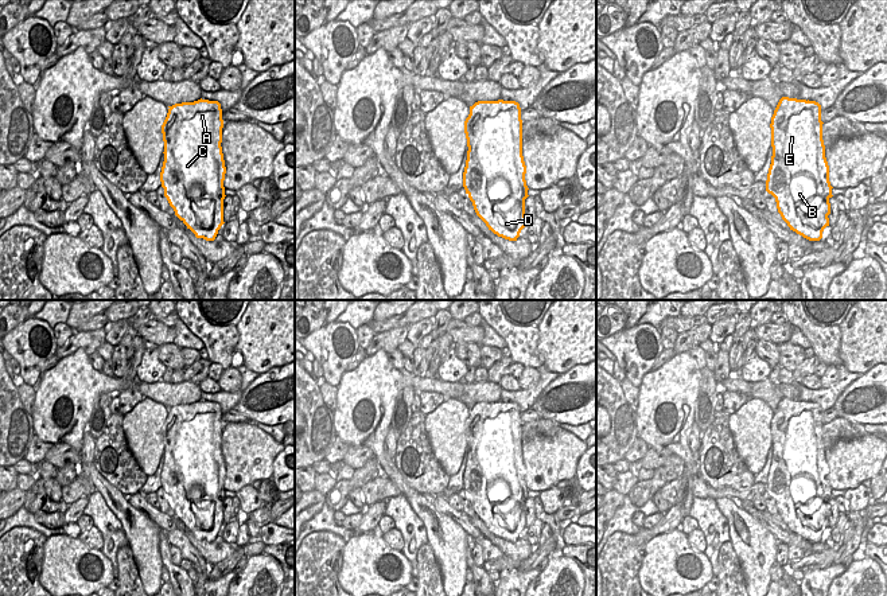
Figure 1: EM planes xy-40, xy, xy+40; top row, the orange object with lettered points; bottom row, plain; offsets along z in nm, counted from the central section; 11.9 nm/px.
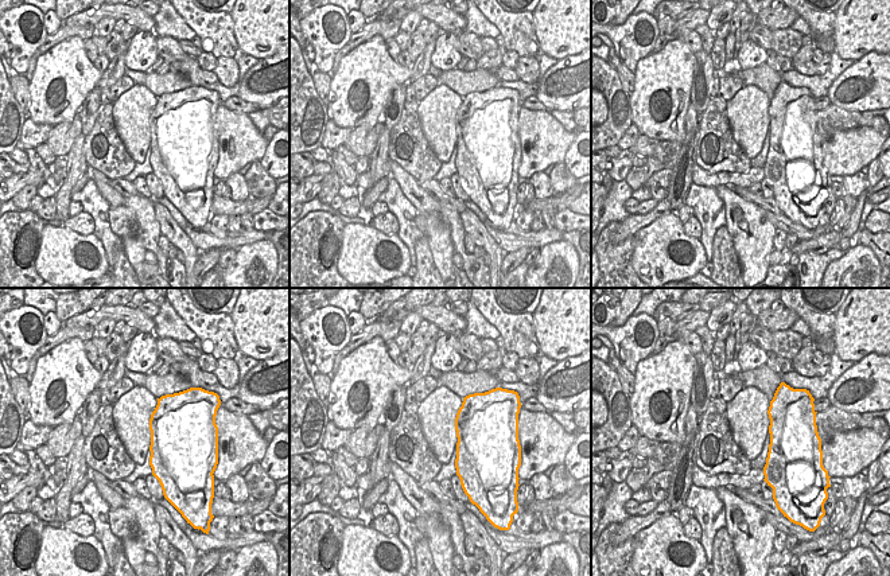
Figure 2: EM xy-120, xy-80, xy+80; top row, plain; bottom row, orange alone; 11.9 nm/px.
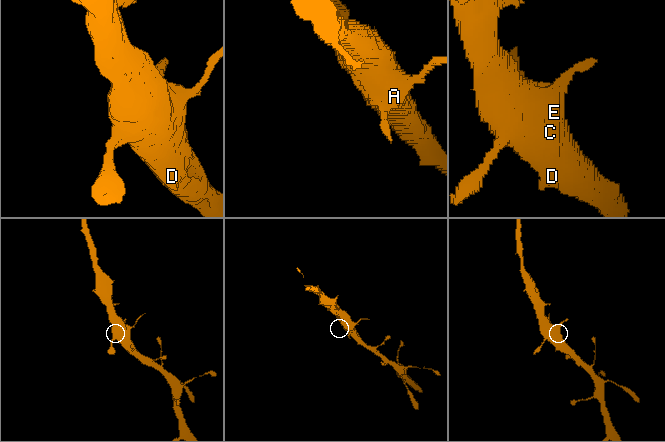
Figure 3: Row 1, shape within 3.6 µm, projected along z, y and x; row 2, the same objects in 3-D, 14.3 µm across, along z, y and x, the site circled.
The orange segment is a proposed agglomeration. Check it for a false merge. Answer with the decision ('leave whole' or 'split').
leave whole

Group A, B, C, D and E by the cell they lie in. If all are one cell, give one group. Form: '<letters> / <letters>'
A B C D E

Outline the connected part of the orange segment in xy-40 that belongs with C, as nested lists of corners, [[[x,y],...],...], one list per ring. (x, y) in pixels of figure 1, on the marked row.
[[[198,100],[168,106],[162,125],[164,161],[160,172],[164,196],[175,215],[197,238],[214,241],[223,222],[225,160],[222,153],[222,109],[218,101]]]

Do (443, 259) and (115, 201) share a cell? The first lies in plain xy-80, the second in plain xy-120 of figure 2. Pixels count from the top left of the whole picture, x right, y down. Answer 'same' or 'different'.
same

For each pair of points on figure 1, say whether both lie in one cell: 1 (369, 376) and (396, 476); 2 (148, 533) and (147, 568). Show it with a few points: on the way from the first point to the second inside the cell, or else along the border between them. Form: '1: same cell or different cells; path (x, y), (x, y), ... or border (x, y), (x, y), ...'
1: same cell; path (372, 401), (376, 409), (372, 435), (378, 451)
2: same cell; path (147, 541), (147, 560)

